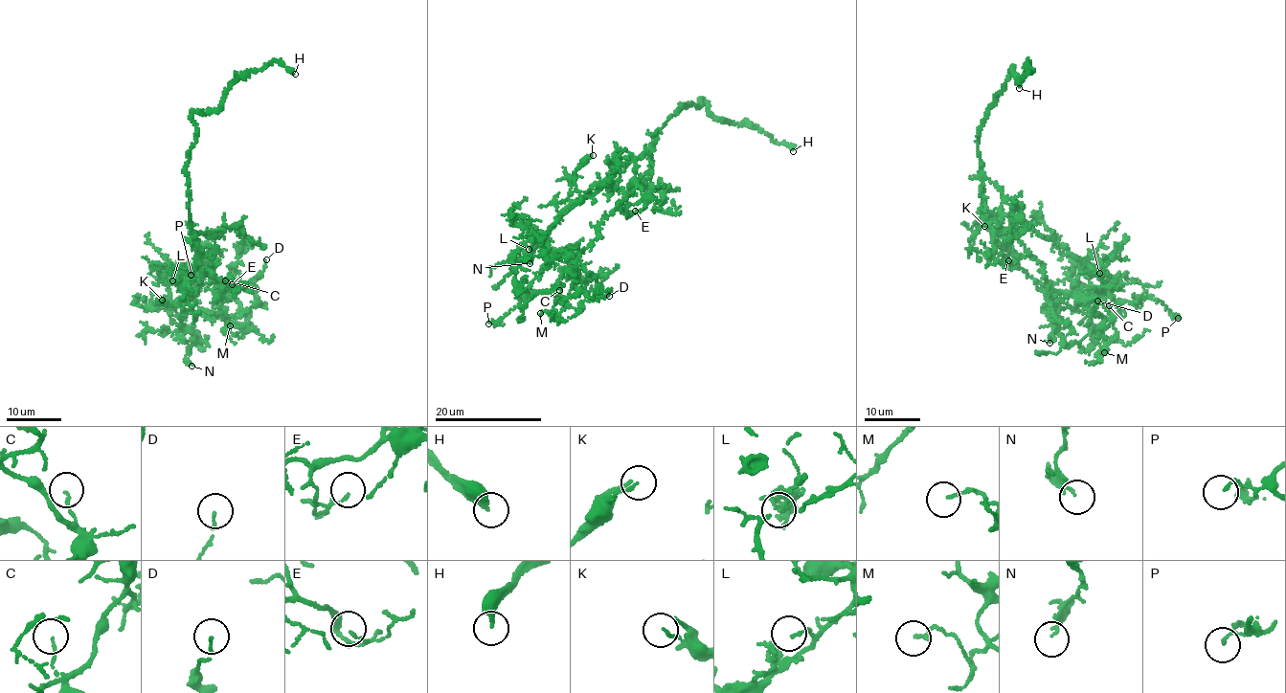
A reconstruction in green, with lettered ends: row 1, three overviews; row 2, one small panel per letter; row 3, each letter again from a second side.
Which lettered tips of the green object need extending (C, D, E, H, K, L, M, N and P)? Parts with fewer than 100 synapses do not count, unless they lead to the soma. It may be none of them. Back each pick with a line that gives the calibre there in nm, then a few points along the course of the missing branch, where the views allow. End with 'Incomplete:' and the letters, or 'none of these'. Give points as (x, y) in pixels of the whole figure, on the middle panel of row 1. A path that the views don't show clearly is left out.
H: calibre 380 nm; course (793, 151), (799, 178), (813, 195), (810, 207), (801, 218), (798, 216), (792, 221), (792, 234), (773, 225)
Incomplete: H

